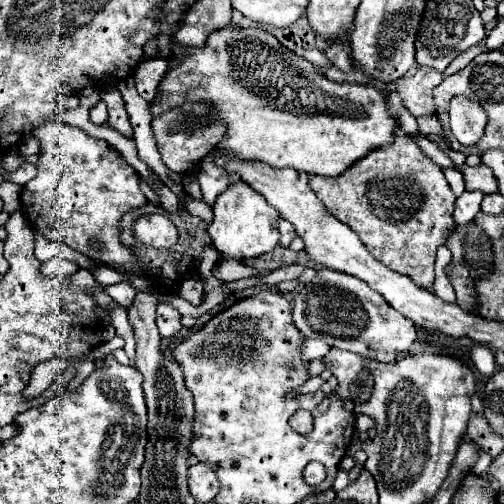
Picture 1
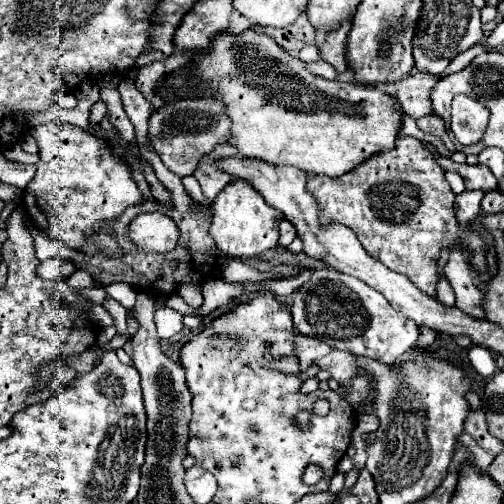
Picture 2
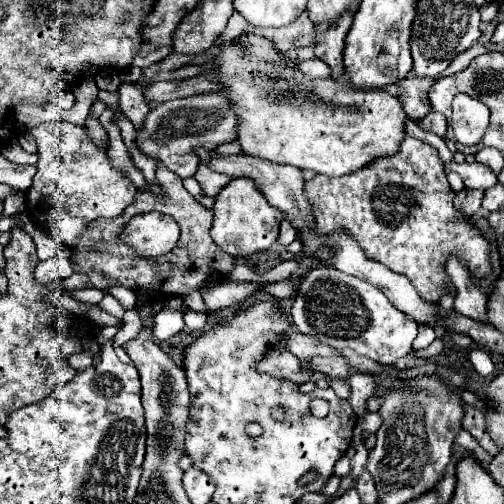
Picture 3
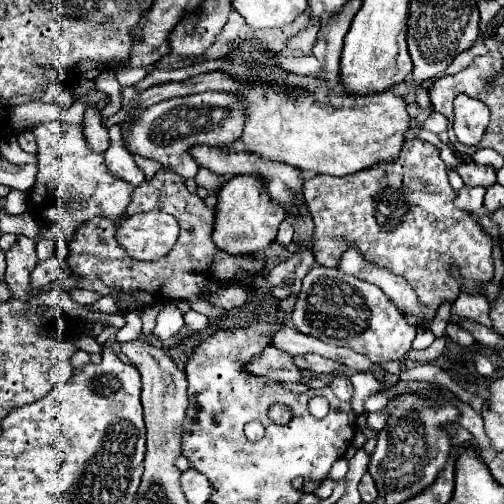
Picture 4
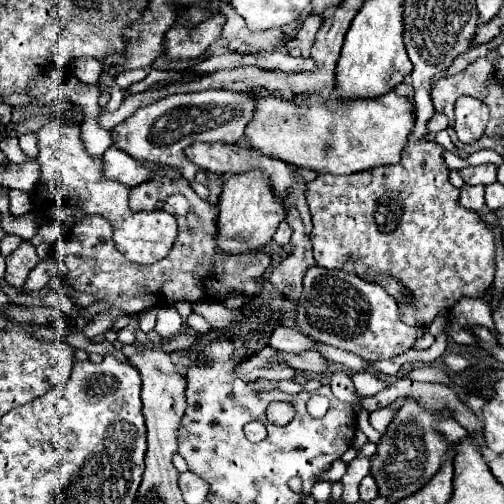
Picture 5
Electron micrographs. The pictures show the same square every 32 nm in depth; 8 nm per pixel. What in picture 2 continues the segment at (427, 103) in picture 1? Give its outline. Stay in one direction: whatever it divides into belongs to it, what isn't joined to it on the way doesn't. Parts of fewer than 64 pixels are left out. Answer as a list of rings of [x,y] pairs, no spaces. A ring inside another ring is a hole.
[[[416,72],[398,82],[398,102],[402,110],[412,118],[422,118],[432,112],[430,90],[440,78]]]

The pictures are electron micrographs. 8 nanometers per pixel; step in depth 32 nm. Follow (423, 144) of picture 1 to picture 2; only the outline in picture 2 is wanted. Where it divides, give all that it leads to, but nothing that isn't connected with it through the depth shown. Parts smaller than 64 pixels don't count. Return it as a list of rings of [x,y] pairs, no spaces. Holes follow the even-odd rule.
[[[424,143],[424,145],[430,150],[430,152],[435,153],[436,161],[445,171],[458,172],[462,178],[464,178],[464,184],[468,190],[482,190],[482,192],[490,192],[492,188],[498,186],[498,180],[496,176],[492,174],[492,170],[484,164],[456,164],[450,158],[444,158],[438,153],[436,148],[431,144]]]

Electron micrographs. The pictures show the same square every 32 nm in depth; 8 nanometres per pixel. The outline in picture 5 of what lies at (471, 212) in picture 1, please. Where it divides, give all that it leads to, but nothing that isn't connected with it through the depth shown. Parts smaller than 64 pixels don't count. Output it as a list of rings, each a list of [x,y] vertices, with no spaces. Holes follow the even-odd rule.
[[[464,184],[460,188],[460,206],[468,208],[468,210],[482,210],[484,208],[484,186],[476,184],[476,186],[468,186]]]

